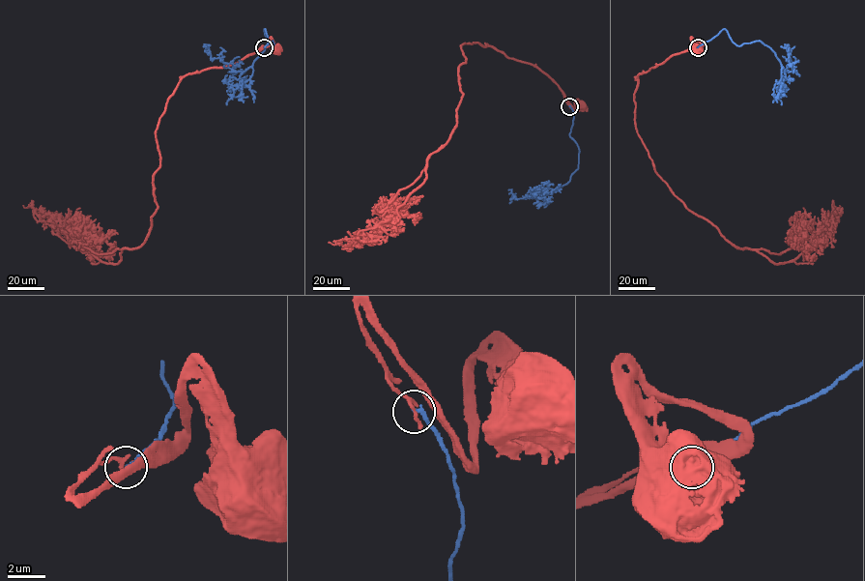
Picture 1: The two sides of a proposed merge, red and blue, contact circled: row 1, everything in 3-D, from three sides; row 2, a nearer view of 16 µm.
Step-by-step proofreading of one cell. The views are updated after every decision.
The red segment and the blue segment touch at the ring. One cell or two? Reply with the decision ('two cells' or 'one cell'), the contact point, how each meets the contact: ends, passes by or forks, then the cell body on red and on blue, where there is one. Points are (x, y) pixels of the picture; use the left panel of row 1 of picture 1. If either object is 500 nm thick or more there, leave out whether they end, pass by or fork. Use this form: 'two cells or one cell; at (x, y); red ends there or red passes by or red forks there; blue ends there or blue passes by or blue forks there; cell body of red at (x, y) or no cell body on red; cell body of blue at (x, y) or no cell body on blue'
two cells; at (264, 47); red ends there; blue ends there; cell body of red at (276, 48); no cell body on blue

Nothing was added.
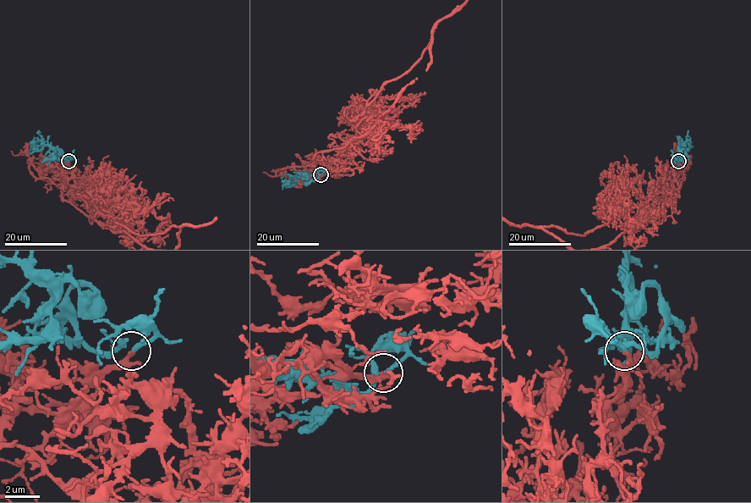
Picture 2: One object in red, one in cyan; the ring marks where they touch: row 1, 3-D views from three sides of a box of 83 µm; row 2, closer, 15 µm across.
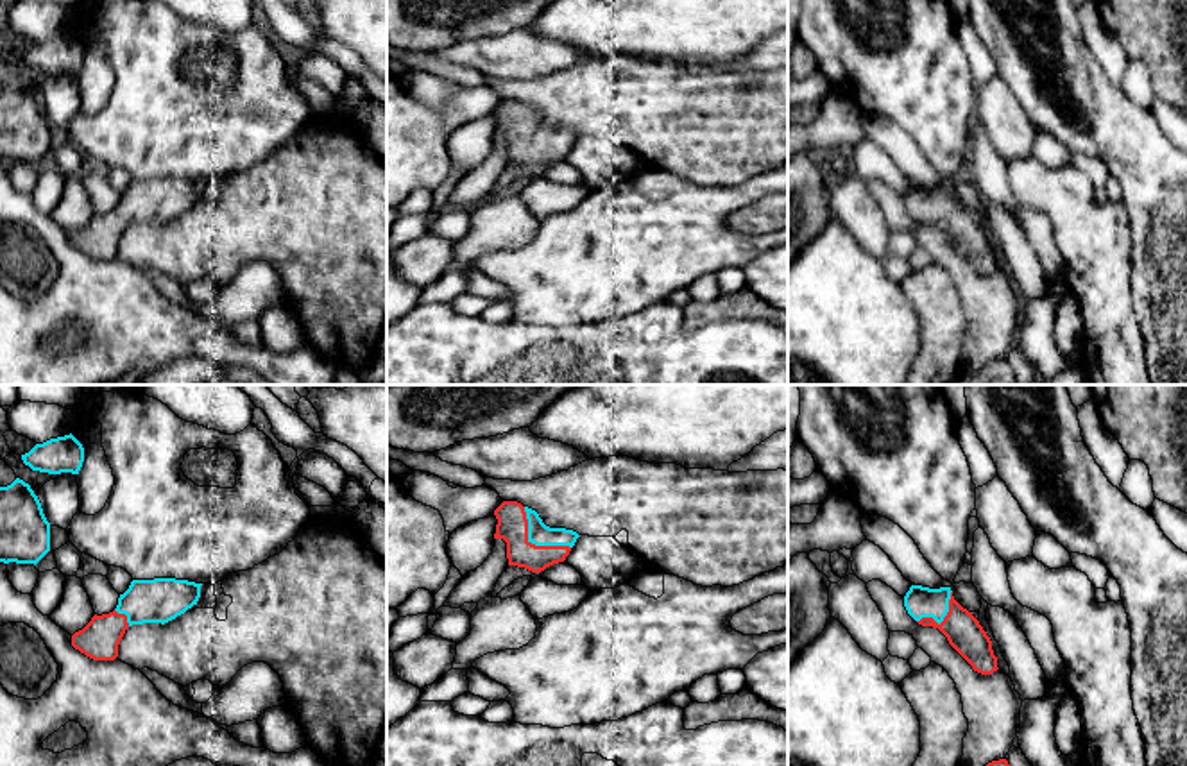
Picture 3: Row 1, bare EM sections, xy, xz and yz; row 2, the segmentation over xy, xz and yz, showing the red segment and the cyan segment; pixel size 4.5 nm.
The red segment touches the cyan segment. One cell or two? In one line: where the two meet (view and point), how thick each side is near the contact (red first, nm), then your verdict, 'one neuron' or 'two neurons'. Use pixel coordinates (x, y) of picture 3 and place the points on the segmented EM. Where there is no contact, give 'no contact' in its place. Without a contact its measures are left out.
meets red in xz at (534, 544); 140 nm thick on the red side, 100 nm on the other; one neuron

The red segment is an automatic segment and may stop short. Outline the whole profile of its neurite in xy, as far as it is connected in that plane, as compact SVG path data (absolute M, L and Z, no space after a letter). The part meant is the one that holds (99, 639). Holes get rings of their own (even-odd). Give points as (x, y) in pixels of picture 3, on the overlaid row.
M132 580L113 612L93 616L72 635L72 646L93 660L115 660L125 630L143 623L168 623L197 605L201 585L188 580Z

